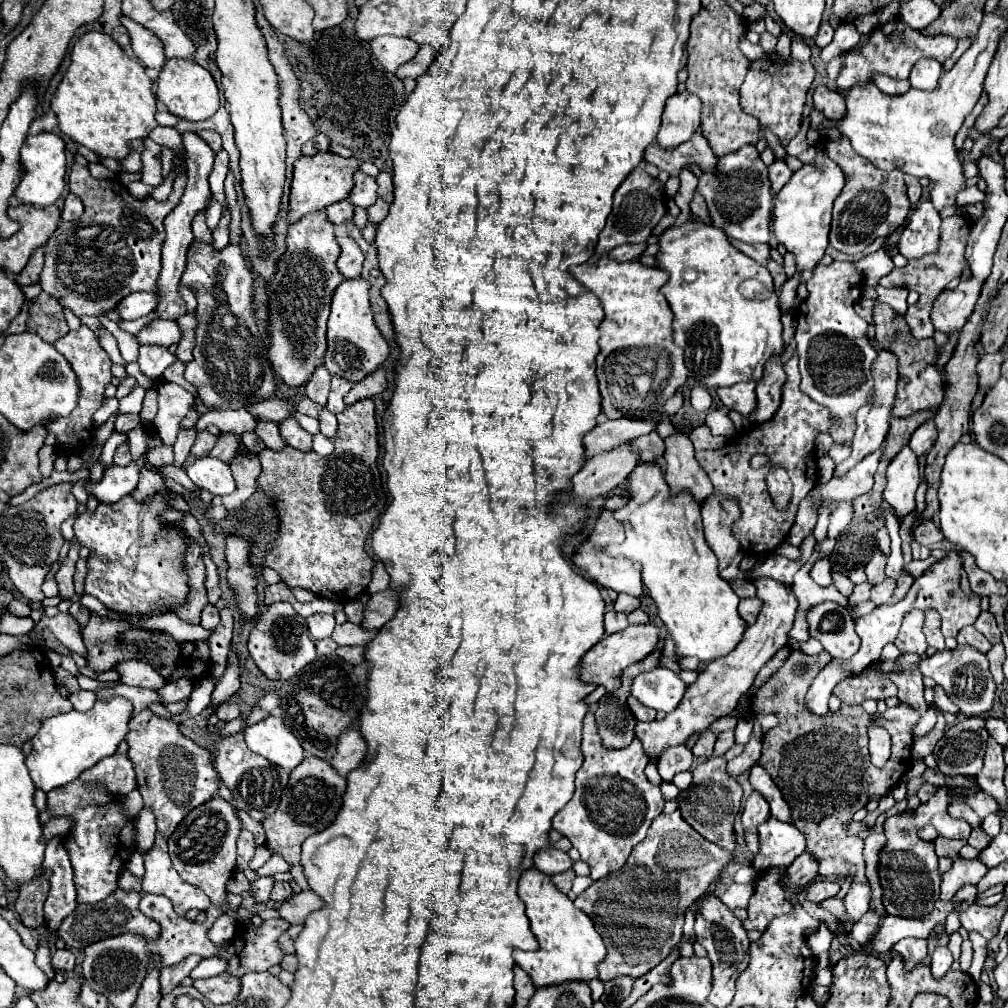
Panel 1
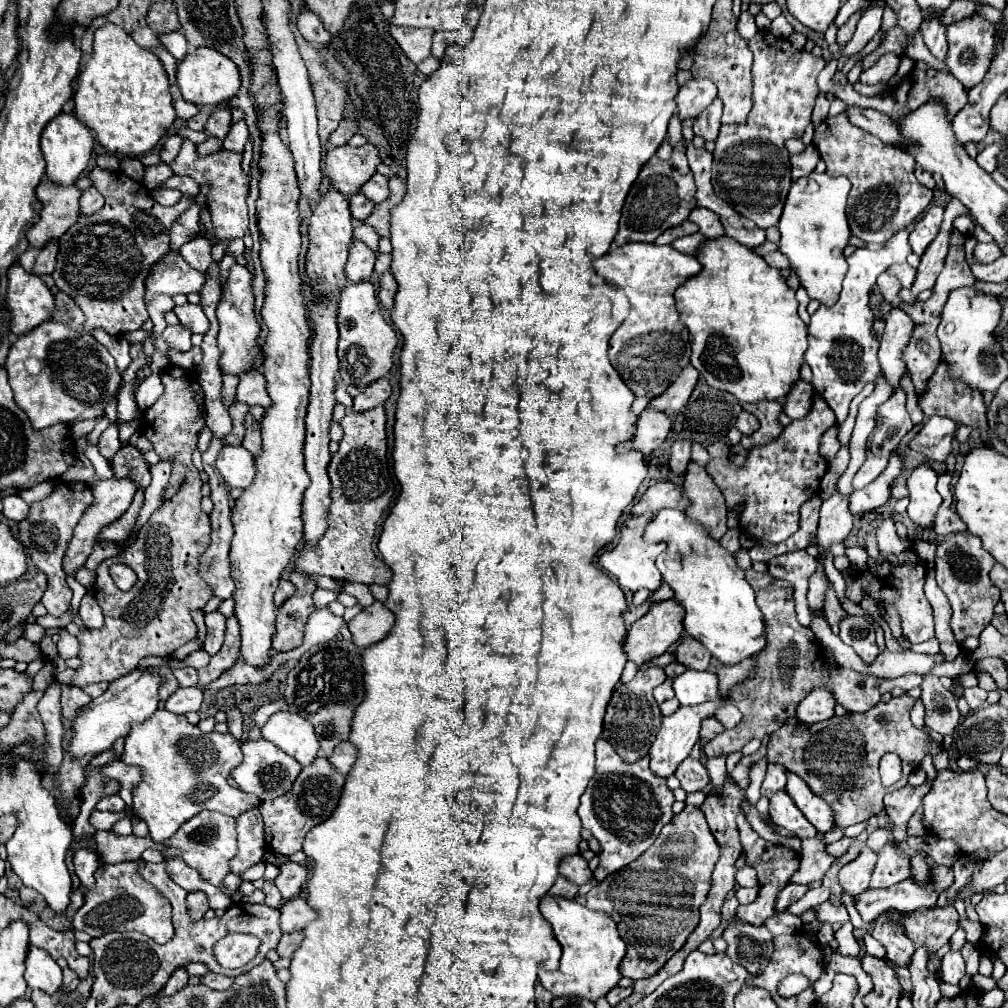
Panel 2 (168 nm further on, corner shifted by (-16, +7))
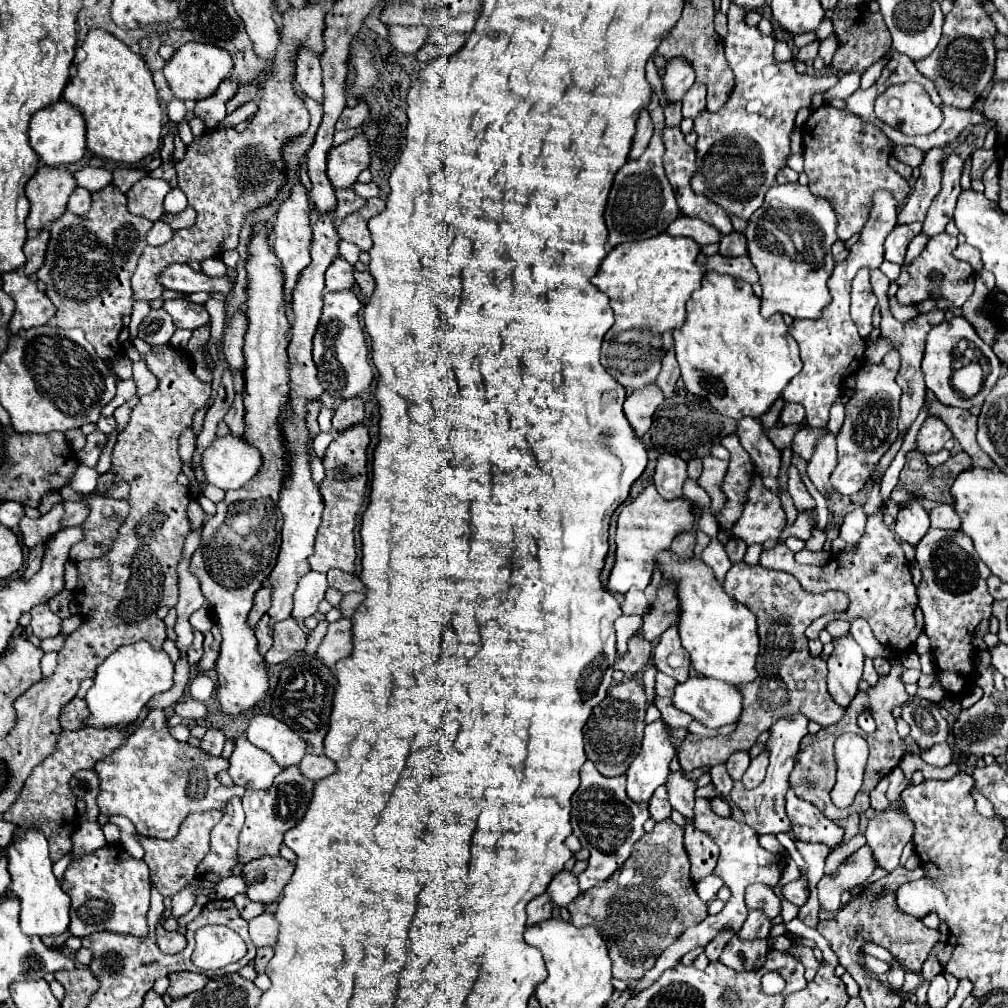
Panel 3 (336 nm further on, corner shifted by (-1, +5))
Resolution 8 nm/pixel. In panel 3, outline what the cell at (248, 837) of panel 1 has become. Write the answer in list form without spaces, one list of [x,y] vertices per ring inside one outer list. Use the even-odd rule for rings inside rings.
[[[231,798],[223,810],[221,822],[211,832],[211,852],[203,858],[197,872],[209,882],[219,882],[231,876],[237,864],[237,838],[245,822],[245,812],[239,798]]]

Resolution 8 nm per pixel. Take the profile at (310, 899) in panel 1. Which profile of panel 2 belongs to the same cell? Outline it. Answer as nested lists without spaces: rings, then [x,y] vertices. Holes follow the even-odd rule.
[[[292,898],[282,906],[284,908],[280,908],[280,930],[284,934],[304,930],[306,924],[316,918],[316,914],[306,906],[304,898]]]

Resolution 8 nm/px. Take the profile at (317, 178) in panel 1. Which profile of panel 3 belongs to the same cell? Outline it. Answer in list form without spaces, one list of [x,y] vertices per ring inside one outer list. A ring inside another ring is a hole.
[[[363,134],[353,140],[333,146],[327,160],[327,176],[335,190],[349,188],[357,182],[357,176],[369,166],[369,142]]]

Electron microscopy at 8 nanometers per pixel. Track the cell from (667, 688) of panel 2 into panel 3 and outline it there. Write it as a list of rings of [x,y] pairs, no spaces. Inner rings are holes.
[[[659,672],[659,674],[657,674],[657,682],[655,682],[655,696],[657,696],[657,698],[671,698],[675,684],[677,684],[675,678]]]

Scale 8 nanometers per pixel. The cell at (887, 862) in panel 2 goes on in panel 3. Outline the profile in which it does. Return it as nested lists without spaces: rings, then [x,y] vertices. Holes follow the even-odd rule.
[[[895,768],[889,774],[889,780],[891,784],[887,790],[887,798],[891,806],[889,810],[879,812],[875,818],[871,818],[865,830],[867,846],[873,852],[877,868],[883,868],[885,872],[891,872],[899,866],[899,856],[913,836],[913,822],[899,808],[901,792],[907,786],[901,768]]]

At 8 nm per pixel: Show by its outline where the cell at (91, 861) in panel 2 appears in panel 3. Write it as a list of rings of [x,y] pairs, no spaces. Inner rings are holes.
[[[85,822],[85,826],[77,828],[77,832],[73,834],[71,840],[73,840],[73,848],[71,848],[73,862],[93,854],[95,850],[99,850],[103,846],[107,846],[107,840],[103,836],[99,822]]]

